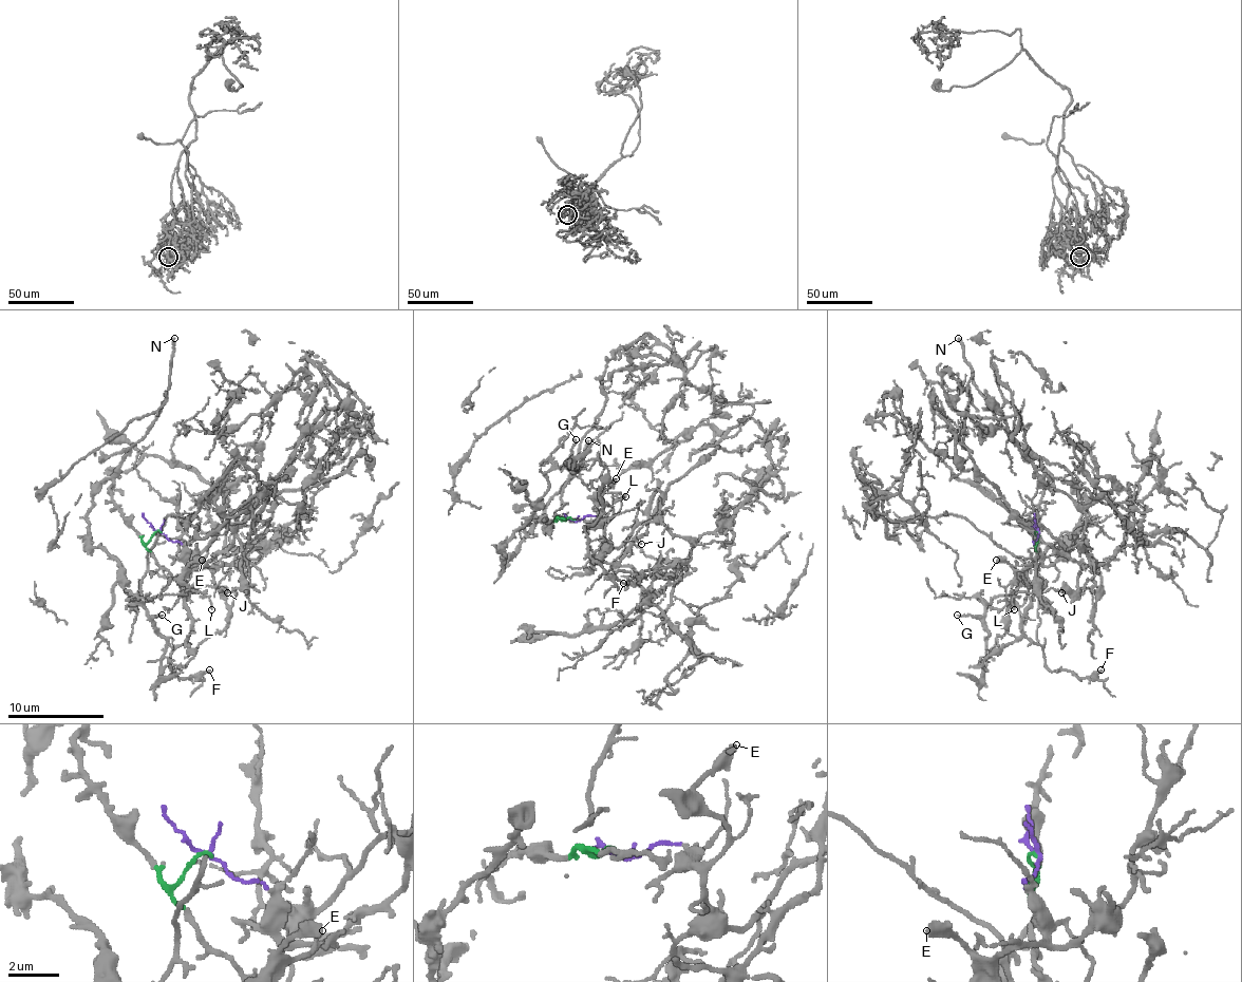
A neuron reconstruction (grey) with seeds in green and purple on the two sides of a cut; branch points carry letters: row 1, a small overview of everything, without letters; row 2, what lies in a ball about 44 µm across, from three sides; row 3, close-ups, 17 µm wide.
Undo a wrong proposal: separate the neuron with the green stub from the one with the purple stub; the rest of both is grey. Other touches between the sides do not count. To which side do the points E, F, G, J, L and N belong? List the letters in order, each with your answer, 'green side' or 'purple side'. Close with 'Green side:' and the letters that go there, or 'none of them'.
E: purple side
F: purple side
G: green side
J: purple side
L: purple side
N: green side
Green side: G, N

